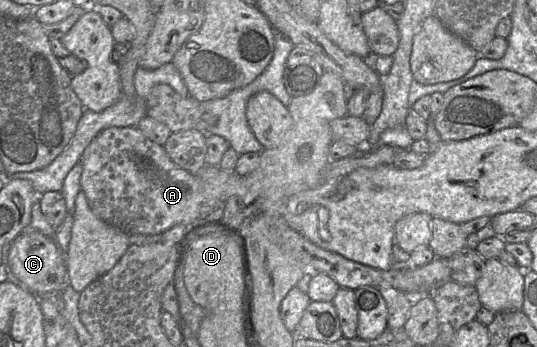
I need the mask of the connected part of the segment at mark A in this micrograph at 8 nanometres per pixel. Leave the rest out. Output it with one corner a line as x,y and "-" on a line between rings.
110,127
102,130
85,148
80,162
82,164
82,174
80,178
81,190
84,192
92,212
102,221
129,235
162,234
177,224
189,226
191,223
199,220
201,206
206,204
204,188
198,177
176,165
170,159
163,146
149,140
137,127

